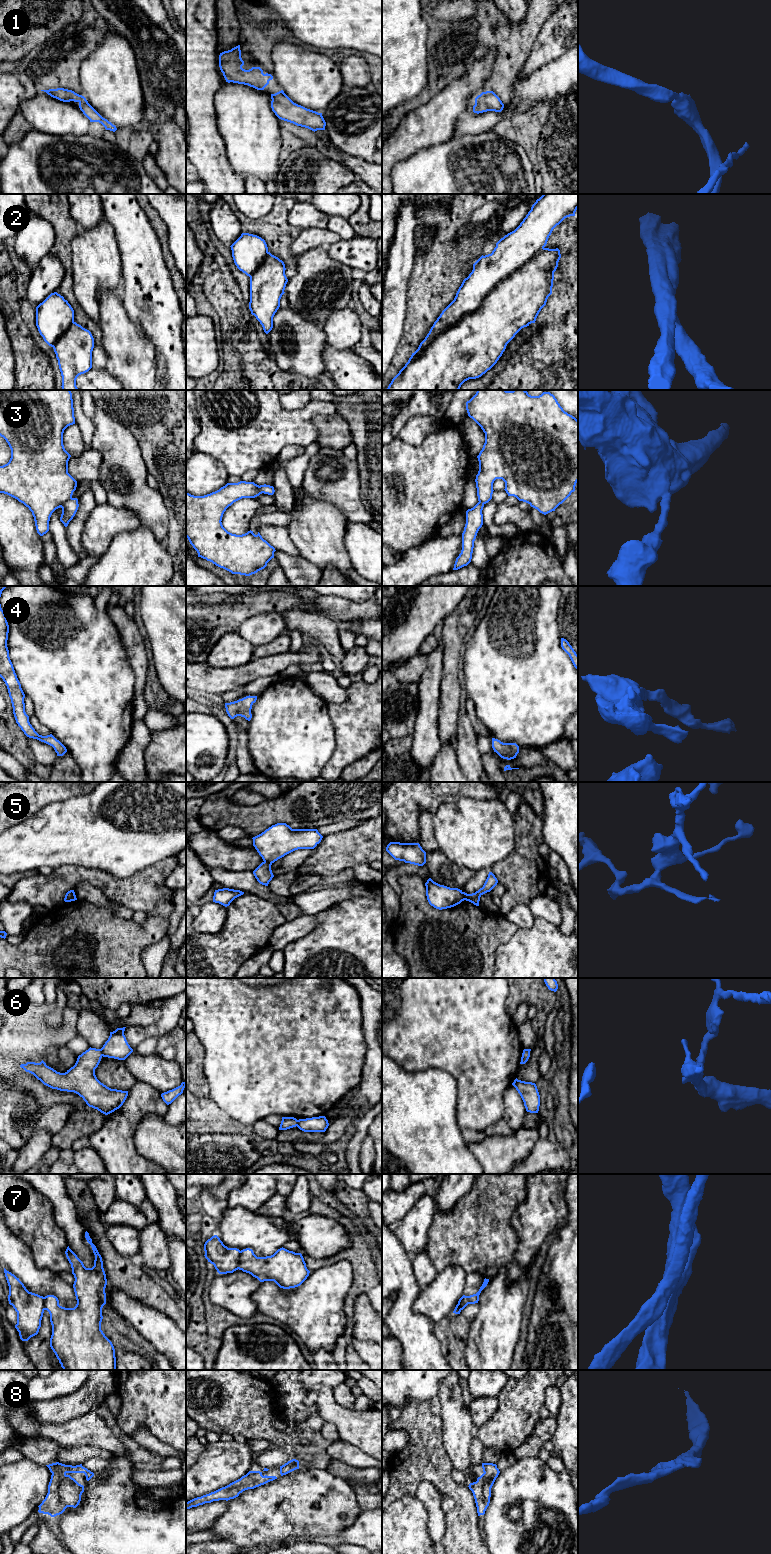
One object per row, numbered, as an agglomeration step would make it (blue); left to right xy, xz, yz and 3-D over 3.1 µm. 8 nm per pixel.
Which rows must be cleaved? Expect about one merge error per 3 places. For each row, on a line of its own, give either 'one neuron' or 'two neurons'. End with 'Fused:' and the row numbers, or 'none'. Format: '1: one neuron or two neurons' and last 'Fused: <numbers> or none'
1: one neuron
2: two neurons
3: two neurons
4: one neuron
5: two neurons
6: two neurons
7: two neurons
8: one neuron
Fused: 2, 3, 5, 6, 7

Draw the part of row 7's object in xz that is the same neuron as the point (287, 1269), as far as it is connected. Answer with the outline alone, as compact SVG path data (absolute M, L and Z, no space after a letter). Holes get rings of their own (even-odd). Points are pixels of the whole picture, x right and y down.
M283 1247L266 1257L257 1257L250 1248L243 1249L240 1251L238 1269L260 1282L274 1281L283 1289L300 1286L310 1273L301 1253Z

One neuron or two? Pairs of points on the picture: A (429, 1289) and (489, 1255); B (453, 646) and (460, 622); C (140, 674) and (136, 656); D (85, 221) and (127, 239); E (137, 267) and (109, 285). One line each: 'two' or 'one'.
A: two
B: one
C: one
D: two
E: two

